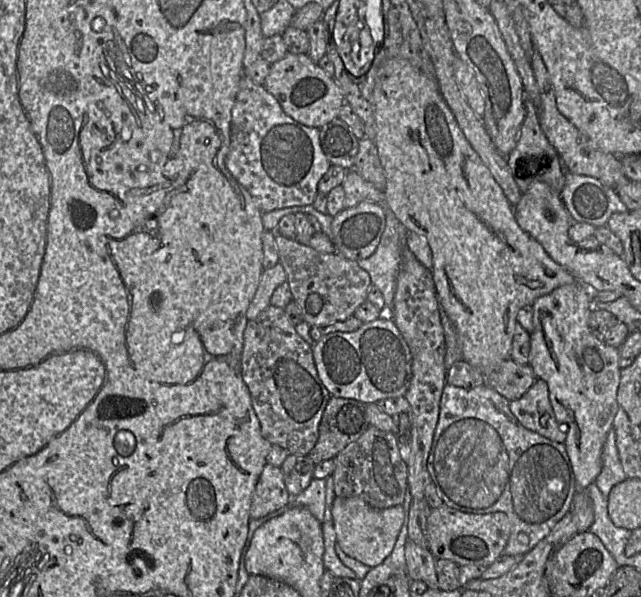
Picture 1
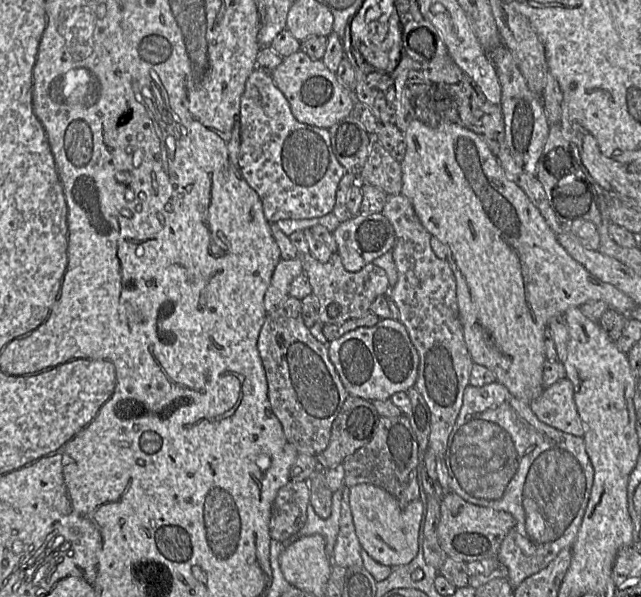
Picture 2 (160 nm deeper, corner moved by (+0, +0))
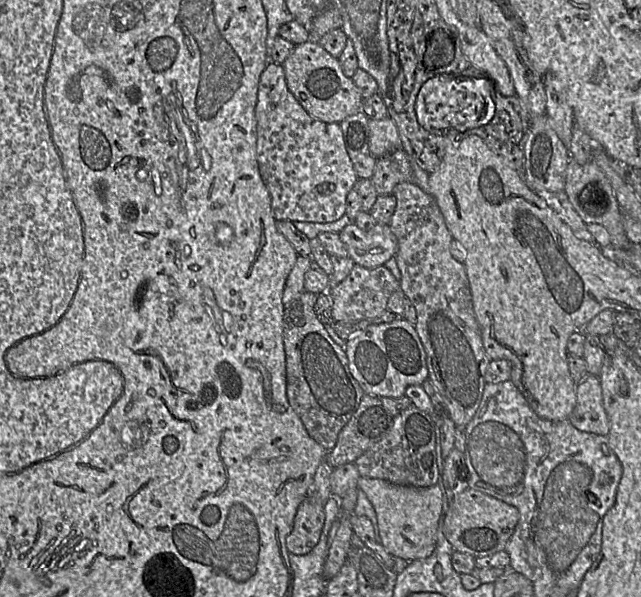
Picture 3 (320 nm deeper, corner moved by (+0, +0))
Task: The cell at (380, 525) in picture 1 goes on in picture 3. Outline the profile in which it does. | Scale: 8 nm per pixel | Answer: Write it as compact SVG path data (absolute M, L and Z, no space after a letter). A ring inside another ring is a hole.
M360 476L357 488L367 496L375 510L377 537L389 554L412 562L433 553L443 514L443 489L439 483L421 488Z

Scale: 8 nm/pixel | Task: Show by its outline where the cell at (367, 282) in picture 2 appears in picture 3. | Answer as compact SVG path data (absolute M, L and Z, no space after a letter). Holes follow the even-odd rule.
M355 263L347 277L327 291L332 298L332 316L334 322L356 322L372 319L387 309L387 302L393 292L398 290L400 283L384 265L365 268Z

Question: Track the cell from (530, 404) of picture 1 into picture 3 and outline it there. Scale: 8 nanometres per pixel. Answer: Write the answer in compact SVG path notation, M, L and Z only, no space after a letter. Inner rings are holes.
M588 374L577 382L576 404L567 421L578 430L607 435L610 422L604 408L598 375Z

